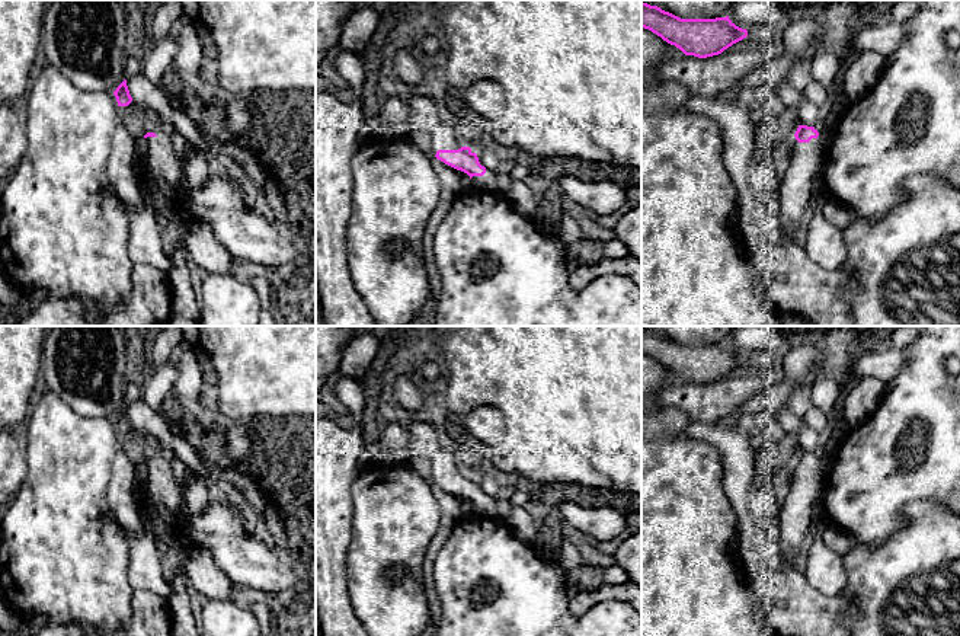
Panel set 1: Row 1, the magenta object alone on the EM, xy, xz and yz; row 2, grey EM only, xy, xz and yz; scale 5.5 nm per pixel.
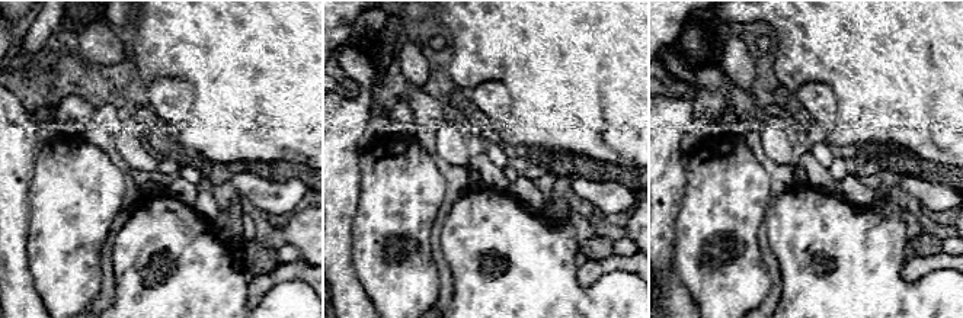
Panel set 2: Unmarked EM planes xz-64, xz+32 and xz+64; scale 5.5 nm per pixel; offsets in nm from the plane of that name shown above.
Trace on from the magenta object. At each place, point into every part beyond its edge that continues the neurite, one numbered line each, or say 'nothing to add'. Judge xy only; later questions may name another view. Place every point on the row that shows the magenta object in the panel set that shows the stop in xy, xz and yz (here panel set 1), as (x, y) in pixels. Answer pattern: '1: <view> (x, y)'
1: xy (162, 171)

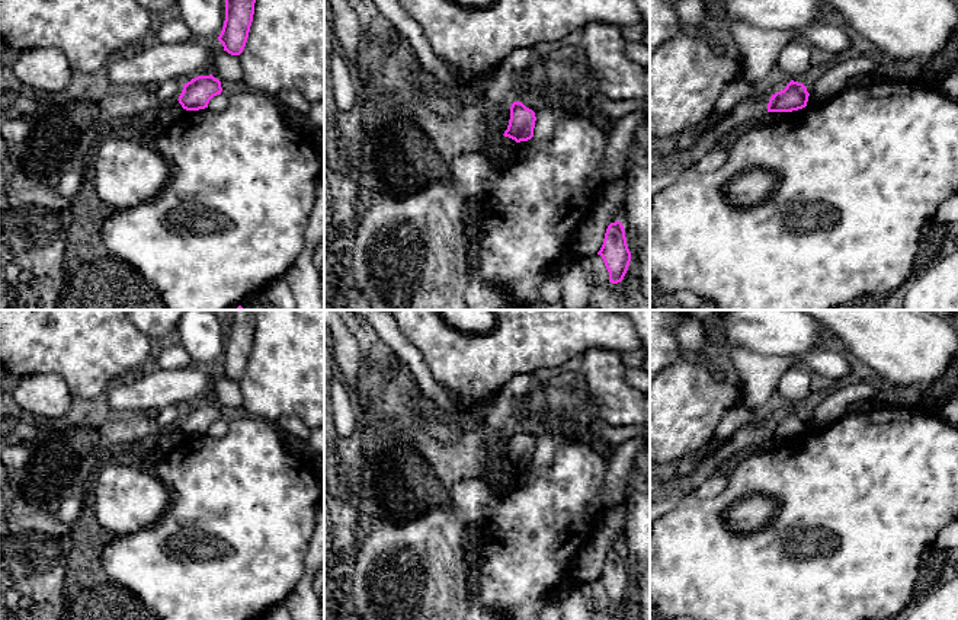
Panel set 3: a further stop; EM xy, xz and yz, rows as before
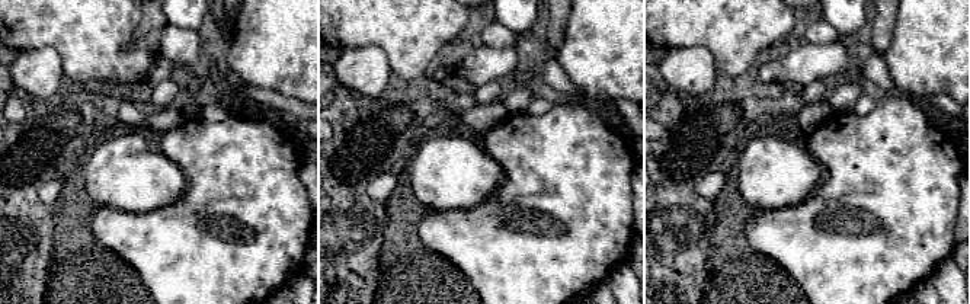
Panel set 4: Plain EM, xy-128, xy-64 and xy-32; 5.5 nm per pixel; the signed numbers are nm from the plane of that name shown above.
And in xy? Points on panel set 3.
nothing to add

